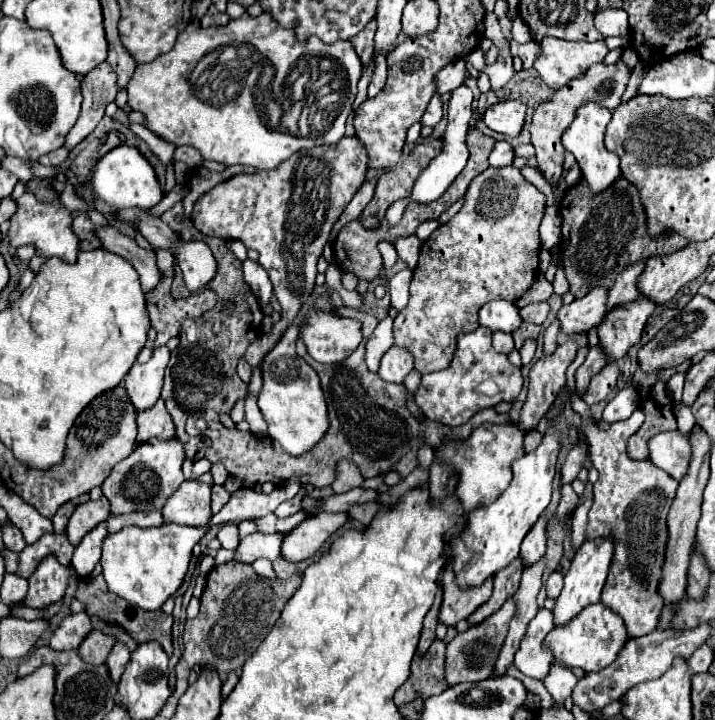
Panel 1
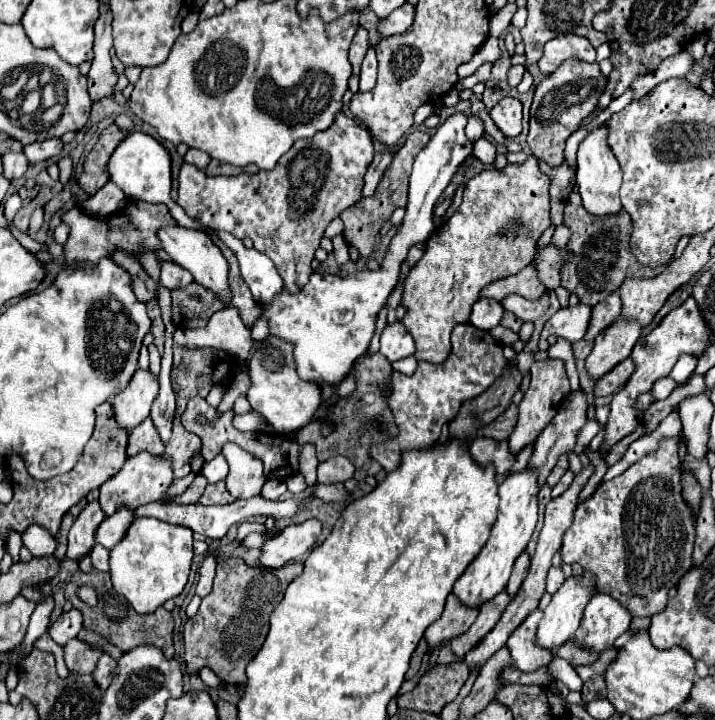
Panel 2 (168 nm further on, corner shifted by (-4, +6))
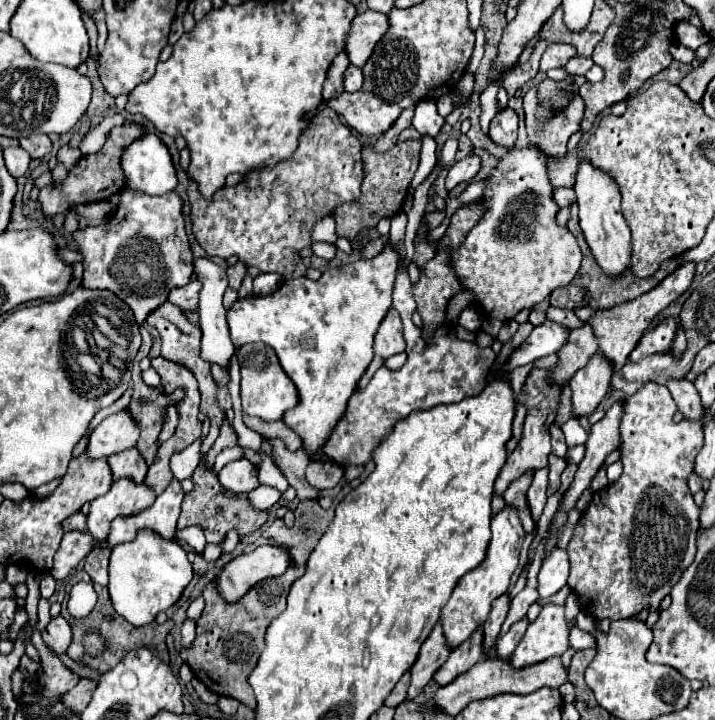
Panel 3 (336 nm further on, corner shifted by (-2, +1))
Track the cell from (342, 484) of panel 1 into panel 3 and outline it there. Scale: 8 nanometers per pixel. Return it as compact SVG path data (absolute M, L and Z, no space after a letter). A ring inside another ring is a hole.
M330 460L312 462L306 468L306 480L318 490L334 488L342 478L344 478L344 470Z

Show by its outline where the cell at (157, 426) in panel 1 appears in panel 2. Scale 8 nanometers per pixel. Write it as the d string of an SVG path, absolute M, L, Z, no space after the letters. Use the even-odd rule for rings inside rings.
M150 417L144 423L140 423L136 429L132 429L132 433L128 433L126 455L134 457L140 451L148 451L152 455L162 455L164 453L164 443L160 441L158 431L156 431Z

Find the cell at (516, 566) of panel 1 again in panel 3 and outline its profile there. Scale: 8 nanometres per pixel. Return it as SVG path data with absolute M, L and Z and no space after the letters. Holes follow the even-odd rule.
M480 626L466 642L456 646L450 654L450 658L440 666L440 670L434 674L434 680L440 686L450 684L456 676L468 672L476 662L484 660L484 628Z

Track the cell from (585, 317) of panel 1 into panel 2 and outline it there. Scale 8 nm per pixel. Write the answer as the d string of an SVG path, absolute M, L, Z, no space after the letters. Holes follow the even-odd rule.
M574 305L568 309L560 309L556 311L544 325L542 333L540 333L540 341L538 341L538 349L540 351L548 351L550 341L552 339L566 339L570 343L576 343L584 337L586 329L588 329L588 321L590 321L590 307L588 305Z

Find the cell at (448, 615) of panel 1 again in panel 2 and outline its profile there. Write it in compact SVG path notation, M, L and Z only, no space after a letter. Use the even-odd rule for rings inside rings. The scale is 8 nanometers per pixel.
M448 595L444 613L424 633L424 639L428 643L428 651L434 651L434 649L442 647L446 641L452 641L454 637L466 633L468 627L472 625L472 621L476 619L476 615L478 615L476 607L474 609L462 607L454 595Z

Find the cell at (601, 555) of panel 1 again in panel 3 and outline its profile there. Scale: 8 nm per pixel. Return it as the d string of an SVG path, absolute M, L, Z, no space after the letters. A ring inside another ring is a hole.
M544 604L538 618L530 622L524 638L510 658L510 664L514 668L524 668L560 656L570 646L570 628L572 624L564 618L564 606Z

